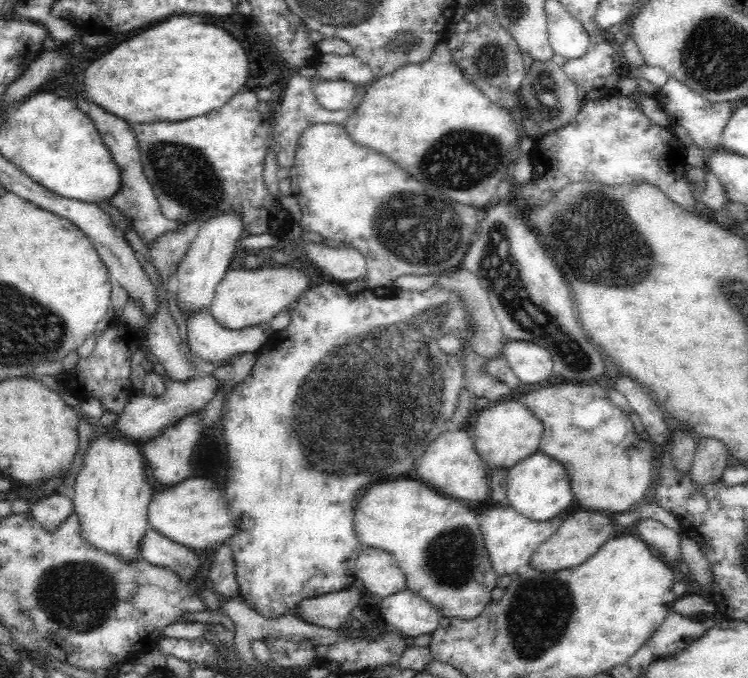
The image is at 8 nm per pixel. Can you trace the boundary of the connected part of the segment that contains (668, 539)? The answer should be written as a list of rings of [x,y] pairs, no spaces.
[[[652,518],[640,519],[638,534],[646,544],[654,546],[669,565],[678,564],[678,560],[683,559],[680,549],[681,533],[666,527],[660,521]]]

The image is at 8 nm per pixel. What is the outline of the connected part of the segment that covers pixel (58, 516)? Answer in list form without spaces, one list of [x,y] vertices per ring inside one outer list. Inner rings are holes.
[[[56,492],[42,497],[38,502],[29,504],[32,516],[40,521],[40,525],[48,531],[55,531],[74,510],[71,495],[66,492]]]

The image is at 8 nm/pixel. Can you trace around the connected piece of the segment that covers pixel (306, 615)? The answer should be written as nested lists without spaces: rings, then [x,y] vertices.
[[[352,584],[338,592],[306,598],[298,602],[296,616],[310,624],[338,629],[350,618],[352,610],[360,606],[360,590],[360,584]]]

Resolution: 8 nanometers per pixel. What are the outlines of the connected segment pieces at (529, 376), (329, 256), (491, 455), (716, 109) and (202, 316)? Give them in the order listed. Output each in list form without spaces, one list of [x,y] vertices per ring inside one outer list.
[[[511,340],[502,356],[522,384],[553,381],[553,361],[547,348],[524,340]]]
[[[307,242],[305,251],[300,252],[308,256],[314,268],[319,272],[324,270],[335,280],[349,283],[365,276],[367,262],[364,255],[350,245],[347,247],[328,247],[320,243]]]
[[[518,400],[492,402],[480,412],[474,426],[472,428],[468,426],[468,428],[472,441],[474,441],[474,447],[489,471],[496,470],[496,468],[508,470],[516,466],[520,460],[534,454],[539,450],[540,438],[544,432],[542,421],[532,415],[528,406]]]
[[[670,76],[664,86],[657,90],[652,97],[668,114],[672,125],[680,124],[688,131],[690,138],[694,140],[694,144],[698,148],[708,152],[719,147],[726,122],[730,120],[729,116],[732,111],[730,101],[706,101],[702,95],[688,88],[684,82]]]
[[[209,307],[188,314],[186,320],[188,325],[187,344],[190,350],[196,353],[196,355],[200,355],[202,361],[206,363],[225,362],[241,353],[256,353],[269,338],[266,328],[263,326],[250,326],[240,329],[238,332],[220,327],[220,324],[216,323],[213,318]]]

